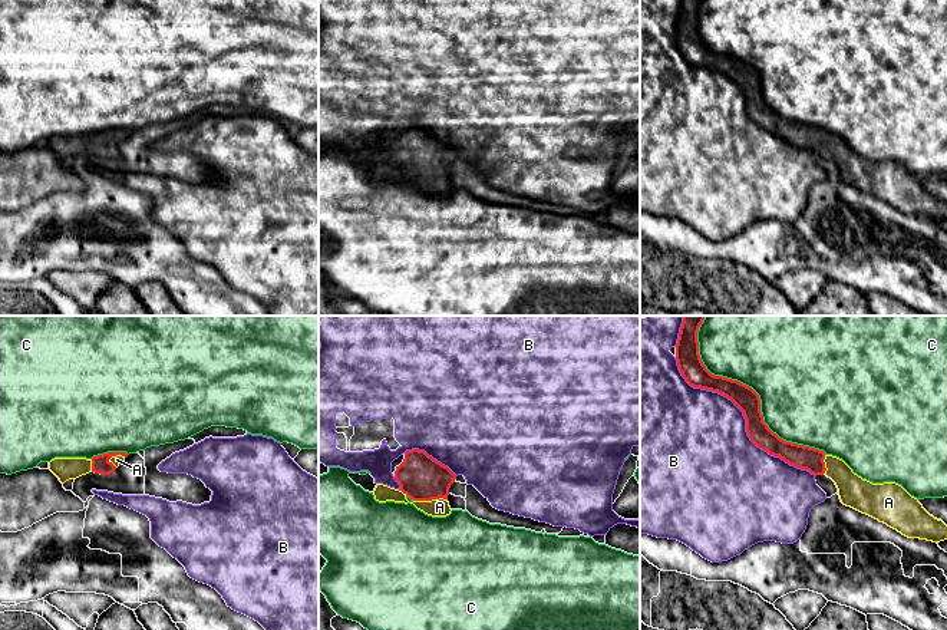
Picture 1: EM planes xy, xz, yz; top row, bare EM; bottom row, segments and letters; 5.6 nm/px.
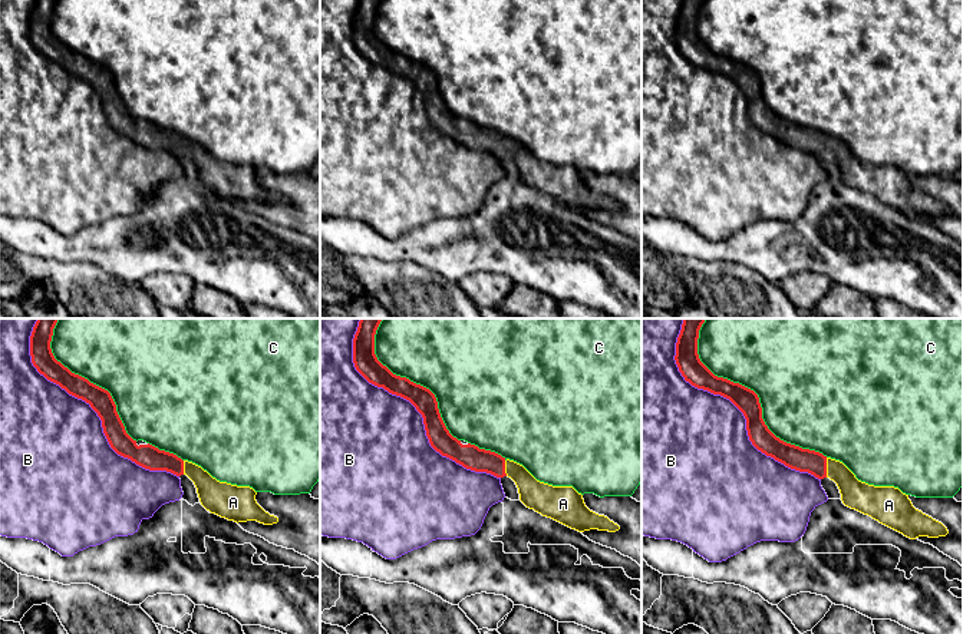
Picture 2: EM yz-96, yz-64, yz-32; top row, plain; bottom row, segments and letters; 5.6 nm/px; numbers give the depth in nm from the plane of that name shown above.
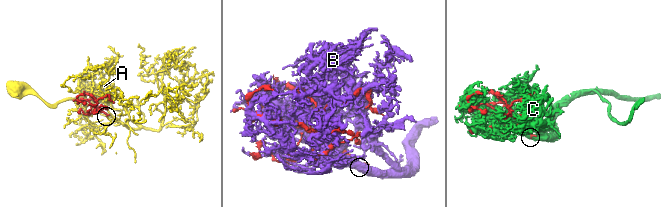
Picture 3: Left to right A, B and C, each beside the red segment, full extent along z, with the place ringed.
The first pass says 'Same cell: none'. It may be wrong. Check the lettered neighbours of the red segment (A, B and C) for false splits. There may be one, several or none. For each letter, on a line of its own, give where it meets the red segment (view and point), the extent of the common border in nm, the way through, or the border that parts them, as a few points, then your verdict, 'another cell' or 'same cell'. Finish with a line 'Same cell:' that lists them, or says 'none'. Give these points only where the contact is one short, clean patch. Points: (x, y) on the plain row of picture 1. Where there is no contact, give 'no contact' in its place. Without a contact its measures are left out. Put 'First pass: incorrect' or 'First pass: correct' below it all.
A: contact xz (429, 178); length 180 nm; way xz (422, 157), (428, 162), (429, 178), (439, 185); same cell
B: contact yz (745, 96); length 1050 nm; another cell
C: contact yz (754, 69); length 1000 nm; another cell
Same cell: A
First pass: incorrect

